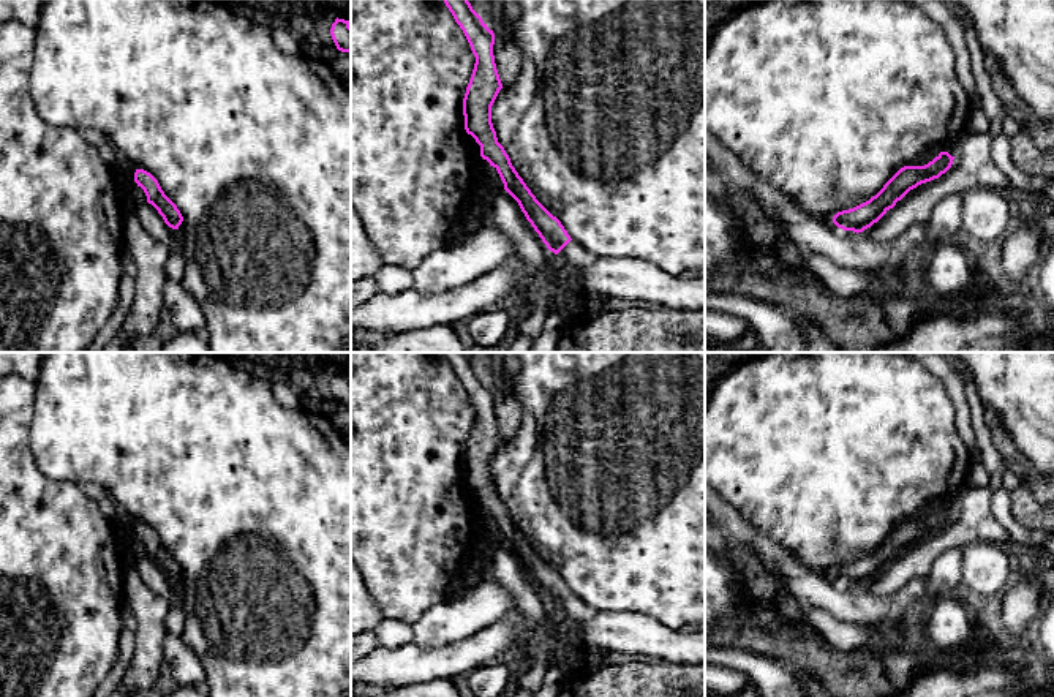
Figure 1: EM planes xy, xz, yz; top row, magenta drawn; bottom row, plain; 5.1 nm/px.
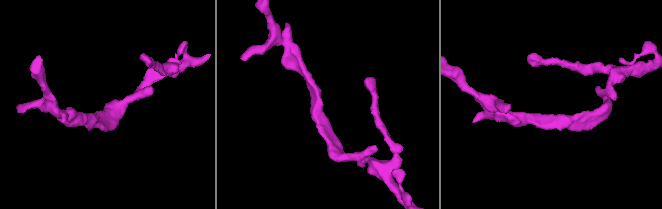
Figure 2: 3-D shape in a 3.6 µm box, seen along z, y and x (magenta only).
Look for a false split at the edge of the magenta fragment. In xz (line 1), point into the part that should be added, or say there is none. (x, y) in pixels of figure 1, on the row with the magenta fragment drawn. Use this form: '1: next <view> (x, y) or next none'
1: next none

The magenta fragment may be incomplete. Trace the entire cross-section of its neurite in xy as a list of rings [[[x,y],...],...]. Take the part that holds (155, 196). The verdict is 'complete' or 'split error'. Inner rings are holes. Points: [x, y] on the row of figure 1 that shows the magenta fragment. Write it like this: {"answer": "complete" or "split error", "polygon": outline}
{"answer": "complete", "polygon": [[[136,169],[134,182],[144,190],[147,202],[158,210],[164,223],[172,229],[179,229],[183,217],[177,205],[164,194],[158,180],[150,172]]]}

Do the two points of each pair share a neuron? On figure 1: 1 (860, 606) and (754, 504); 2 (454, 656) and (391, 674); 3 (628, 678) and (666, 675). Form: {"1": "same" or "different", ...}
{"1": "different", "2": "same", "3": "same"}

